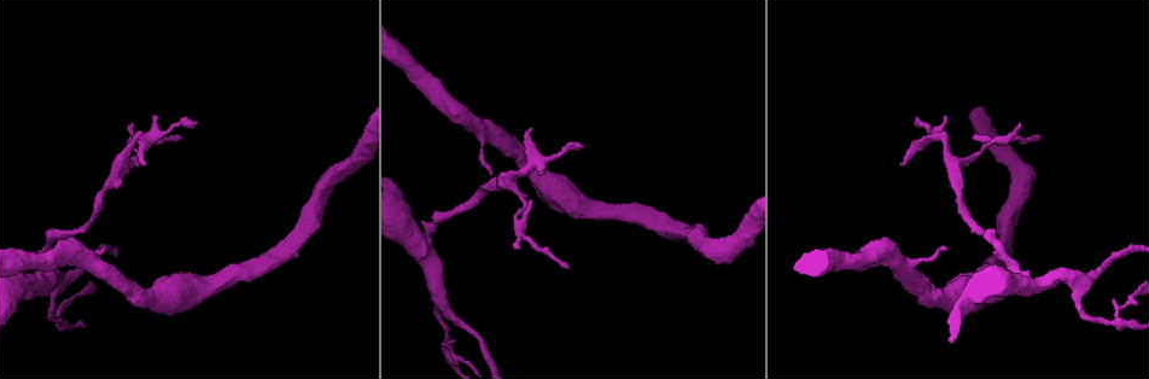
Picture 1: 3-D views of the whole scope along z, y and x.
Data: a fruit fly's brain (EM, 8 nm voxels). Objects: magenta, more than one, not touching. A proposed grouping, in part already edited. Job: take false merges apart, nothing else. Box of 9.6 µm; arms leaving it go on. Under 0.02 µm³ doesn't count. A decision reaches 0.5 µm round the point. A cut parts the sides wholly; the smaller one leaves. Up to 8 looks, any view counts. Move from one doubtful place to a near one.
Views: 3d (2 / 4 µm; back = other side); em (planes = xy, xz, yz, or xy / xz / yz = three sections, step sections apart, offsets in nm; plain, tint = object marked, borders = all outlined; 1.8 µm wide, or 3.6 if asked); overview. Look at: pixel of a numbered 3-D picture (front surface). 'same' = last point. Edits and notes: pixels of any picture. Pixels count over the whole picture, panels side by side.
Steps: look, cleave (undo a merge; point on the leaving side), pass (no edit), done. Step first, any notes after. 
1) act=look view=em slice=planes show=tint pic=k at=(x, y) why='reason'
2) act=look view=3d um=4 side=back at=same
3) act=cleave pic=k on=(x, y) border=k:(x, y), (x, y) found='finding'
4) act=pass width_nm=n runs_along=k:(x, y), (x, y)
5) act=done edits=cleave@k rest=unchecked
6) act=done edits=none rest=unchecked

act=look view=em slice=planes show=tint pic=1 at=(1114, 321) why='three arms meet'

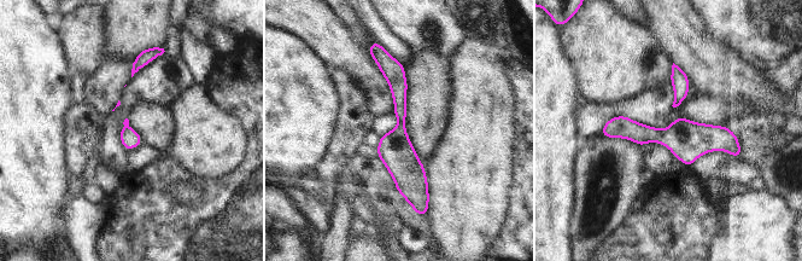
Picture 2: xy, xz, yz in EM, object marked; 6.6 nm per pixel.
act=pass runs_along=2:(386, 59), (413, 202) found='all the same neuron'

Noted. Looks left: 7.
act=look view=3d um=4 pic=1 at=(422, 247) why='small branch off a trunk'

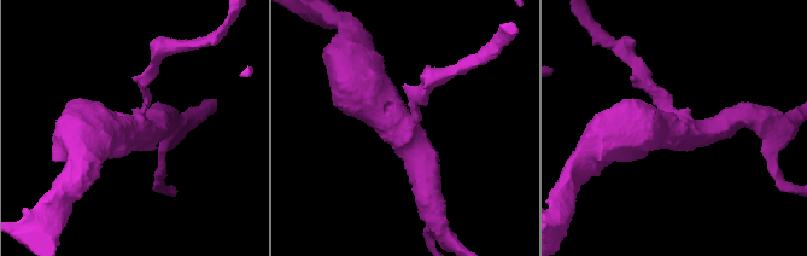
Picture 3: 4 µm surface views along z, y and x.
act=look view=em um=3.6 slice=planes show=plain pic=3 at=(672, 126) arms=3 arm_widths_nm=170,400,750

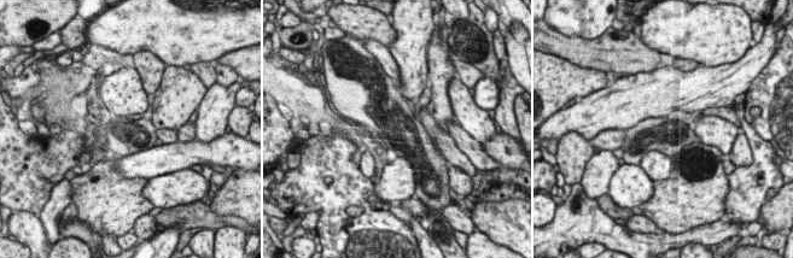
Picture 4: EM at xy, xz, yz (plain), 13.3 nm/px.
act=look view=em um=3.6 slice=planes show=tint at=same

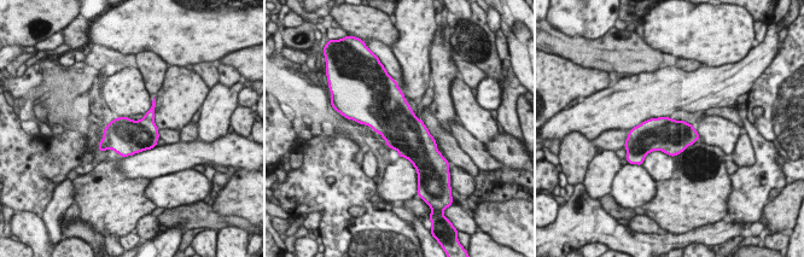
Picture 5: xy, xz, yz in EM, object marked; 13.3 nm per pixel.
act=pass width_nm=460 found='continuous, no second neuron'

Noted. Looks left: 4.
act=look view=em um=3.6 slice=planes show=plain pic=1 at=(146, 136) why='abrupt turn'

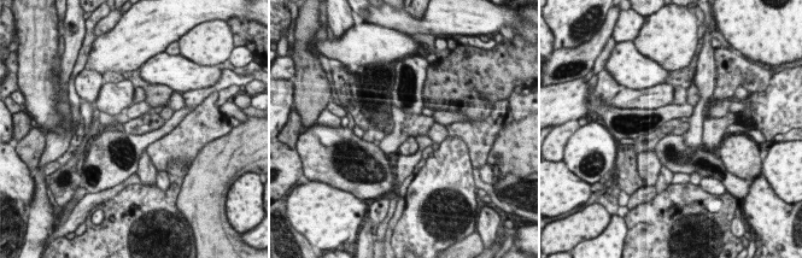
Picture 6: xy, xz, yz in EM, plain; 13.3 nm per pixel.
act=look view=em um=3.6 slice=planes show=tint at=same

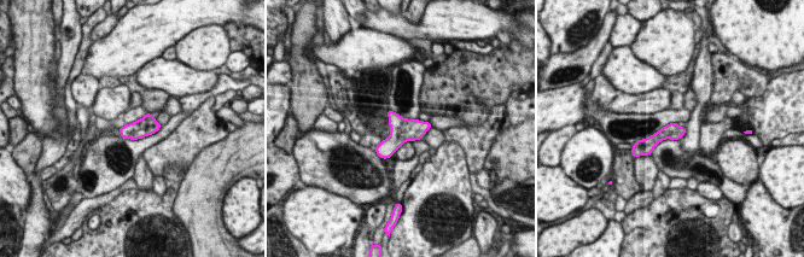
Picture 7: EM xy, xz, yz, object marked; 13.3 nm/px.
act=pass runs_along=7:(682, 129), (665, 132), (642, 150) found='all the same neuron'

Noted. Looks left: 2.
act=done edits=none rest=unchecked

